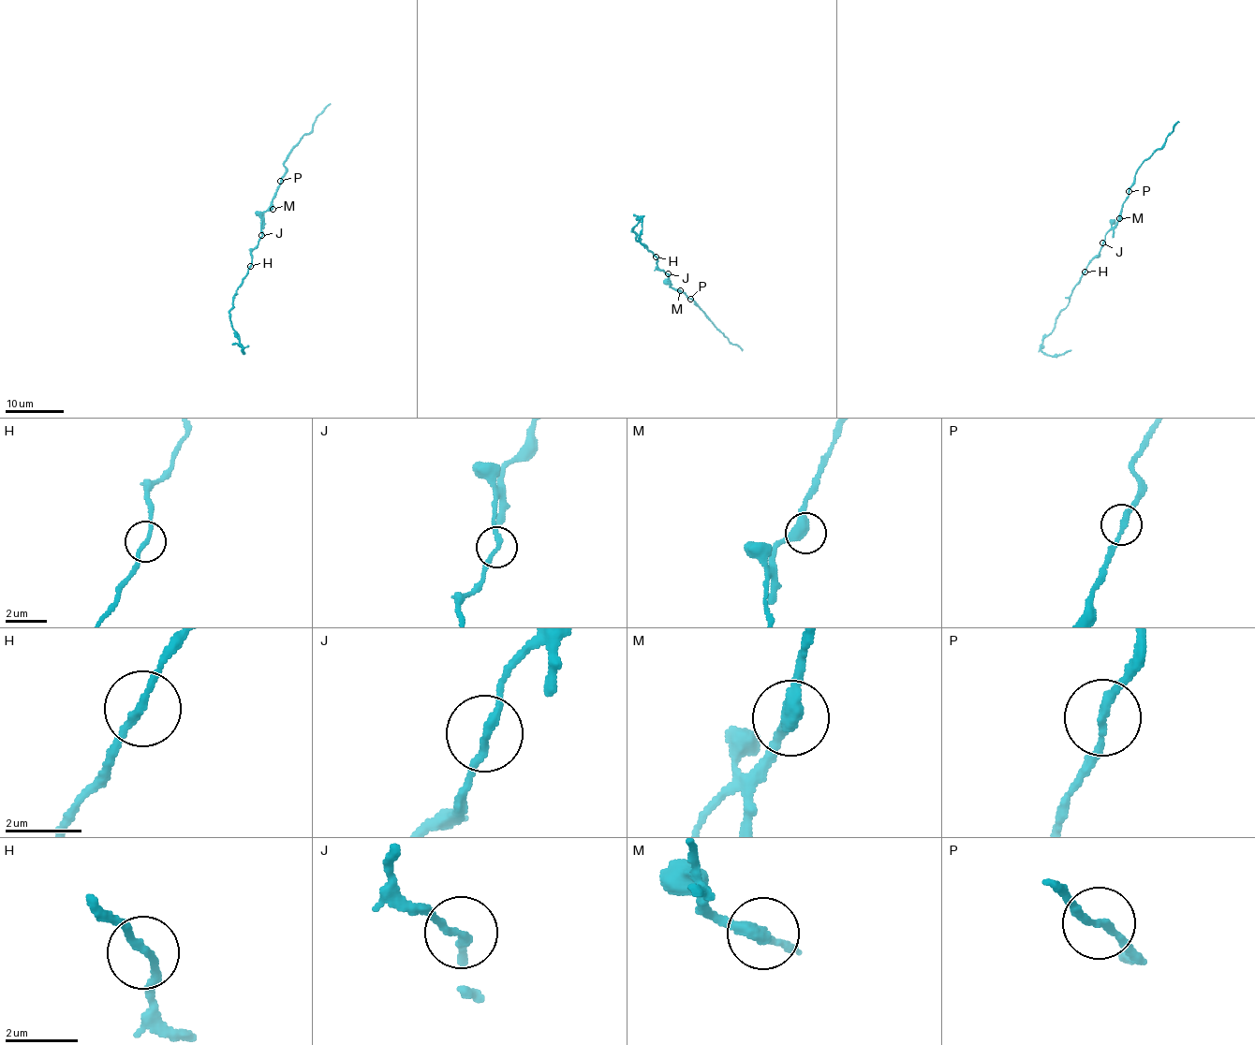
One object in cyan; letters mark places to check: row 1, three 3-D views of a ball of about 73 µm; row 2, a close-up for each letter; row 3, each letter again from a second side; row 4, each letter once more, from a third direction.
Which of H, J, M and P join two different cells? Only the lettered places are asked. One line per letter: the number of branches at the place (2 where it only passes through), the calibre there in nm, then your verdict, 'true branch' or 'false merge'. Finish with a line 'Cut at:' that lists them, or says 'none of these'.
H: branches 2; calibre 180 nm; false merge
J: branches 2; calibre 200 nm; true branch
M: branches 2; calibre 380 nm; true branch
P: branches 2; calibre 200 nm; true branch
Cut at: H

